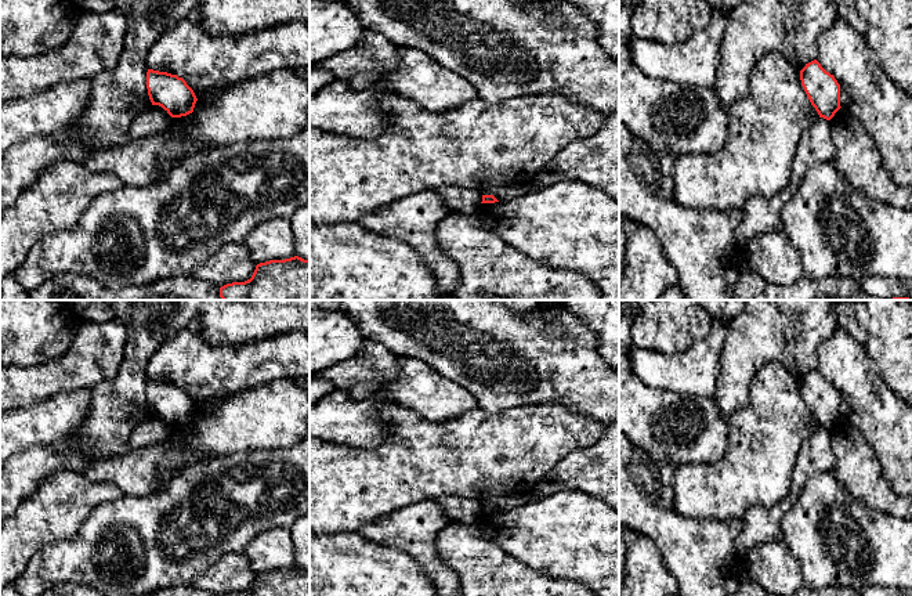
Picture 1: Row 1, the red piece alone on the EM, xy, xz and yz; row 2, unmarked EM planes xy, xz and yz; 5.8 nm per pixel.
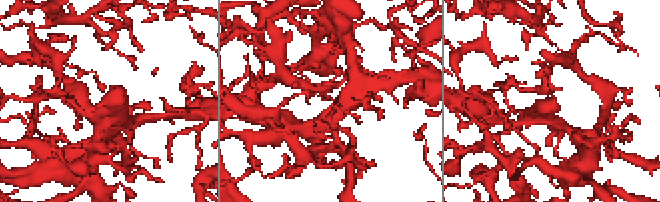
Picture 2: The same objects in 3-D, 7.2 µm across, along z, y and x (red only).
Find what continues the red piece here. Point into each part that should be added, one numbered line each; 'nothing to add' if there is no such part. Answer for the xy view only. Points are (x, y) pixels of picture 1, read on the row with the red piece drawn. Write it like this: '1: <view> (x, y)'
nothing to add

